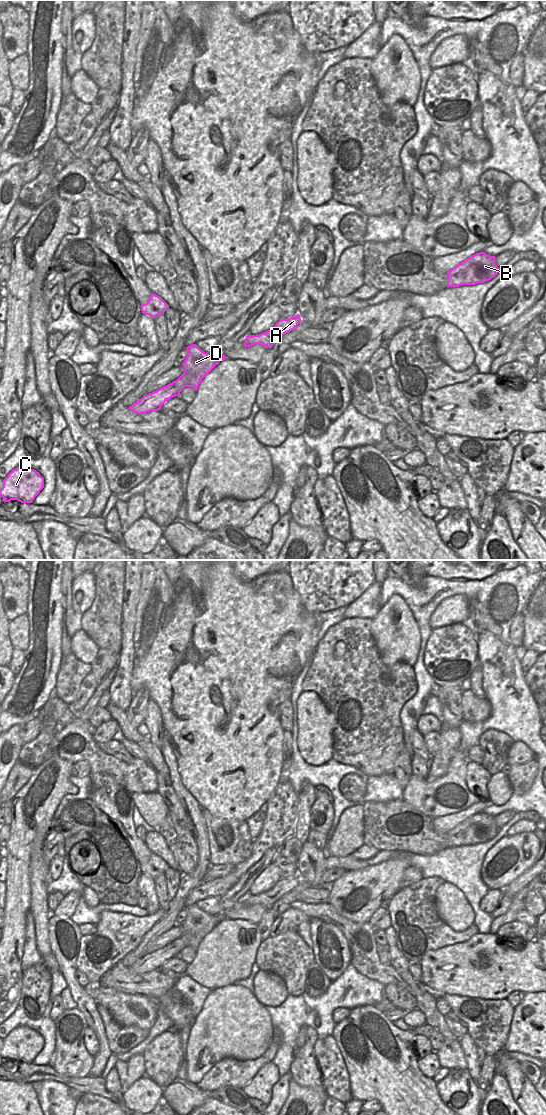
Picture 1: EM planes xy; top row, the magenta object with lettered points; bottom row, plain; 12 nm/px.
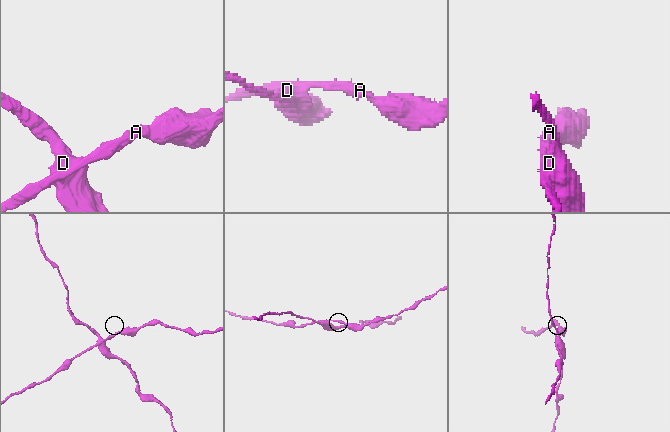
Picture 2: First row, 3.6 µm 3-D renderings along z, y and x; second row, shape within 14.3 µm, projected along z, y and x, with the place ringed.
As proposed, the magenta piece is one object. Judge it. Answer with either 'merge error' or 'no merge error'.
merge error

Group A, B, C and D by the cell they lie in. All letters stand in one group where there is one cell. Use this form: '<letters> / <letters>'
A B C / D

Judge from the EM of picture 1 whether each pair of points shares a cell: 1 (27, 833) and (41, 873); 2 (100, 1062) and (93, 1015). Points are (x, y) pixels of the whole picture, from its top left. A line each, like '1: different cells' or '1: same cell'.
1: different cells
2: same cell

